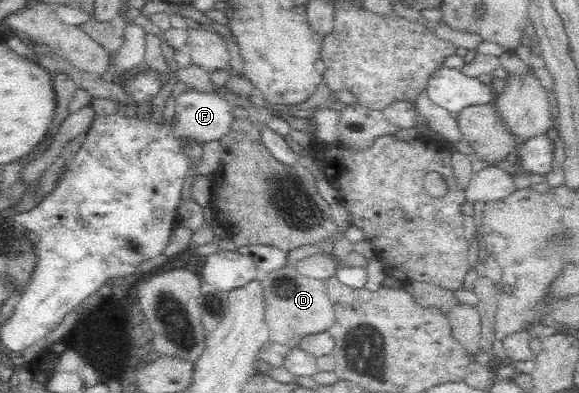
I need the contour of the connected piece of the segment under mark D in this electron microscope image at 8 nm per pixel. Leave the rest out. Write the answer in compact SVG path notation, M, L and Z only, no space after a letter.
M295 267L261 274L259 280L264 293L265 323L273 342L283 344L292 350L298 347L305 336L326 331L335 323L336 313L321 280L305 277Z

